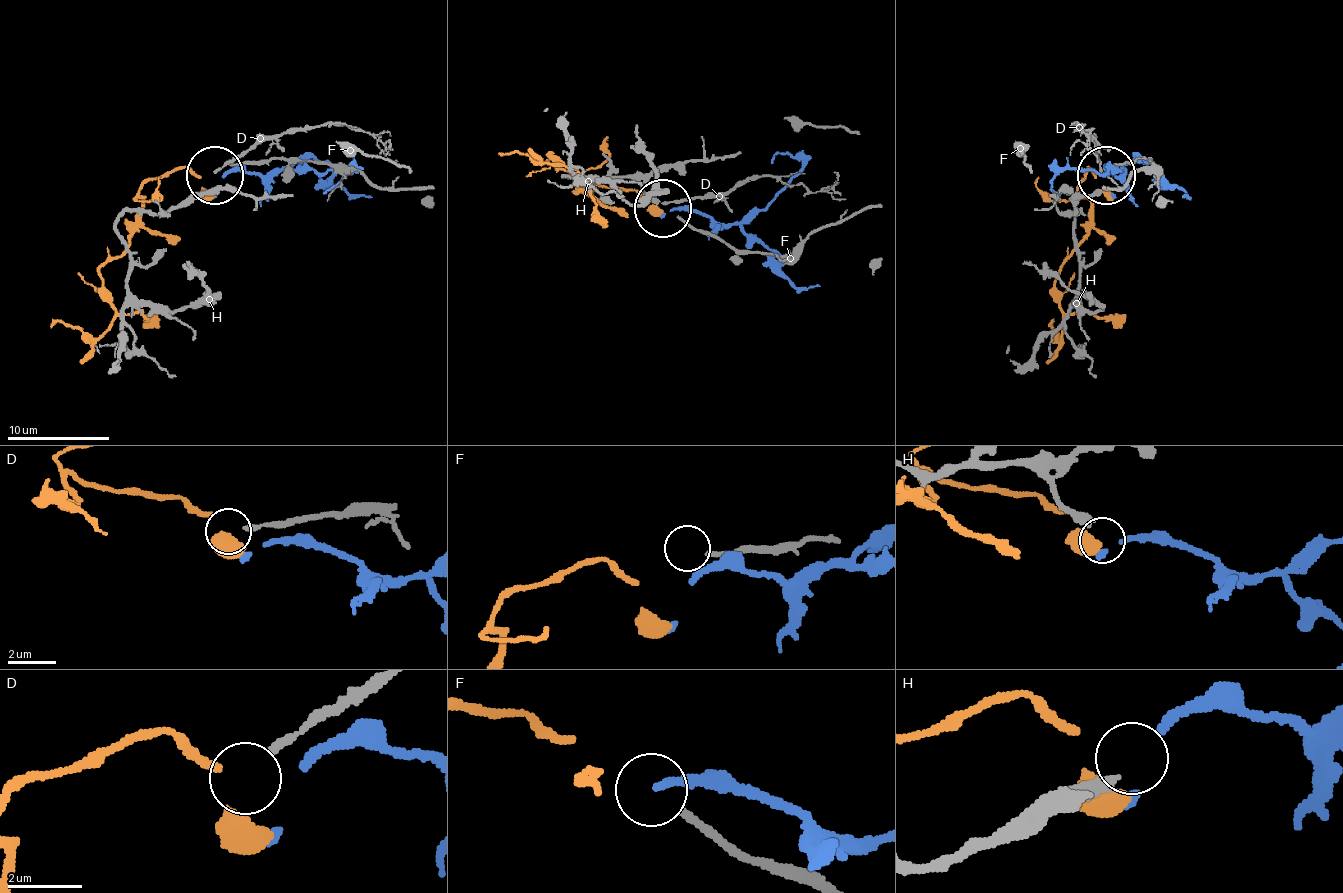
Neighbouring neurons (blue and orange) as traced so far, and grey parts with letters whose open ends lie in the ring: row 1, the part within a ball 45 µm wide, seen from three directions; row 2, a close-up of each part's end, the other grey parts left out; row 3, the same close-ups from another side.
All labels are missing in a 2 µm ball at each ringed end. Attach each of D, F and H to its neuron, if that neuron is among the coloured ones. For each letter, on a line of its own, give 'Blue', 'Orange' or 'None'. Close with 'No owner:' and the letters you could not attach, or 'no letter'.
D: None
F: None
H: Blue
No owner: D, F

